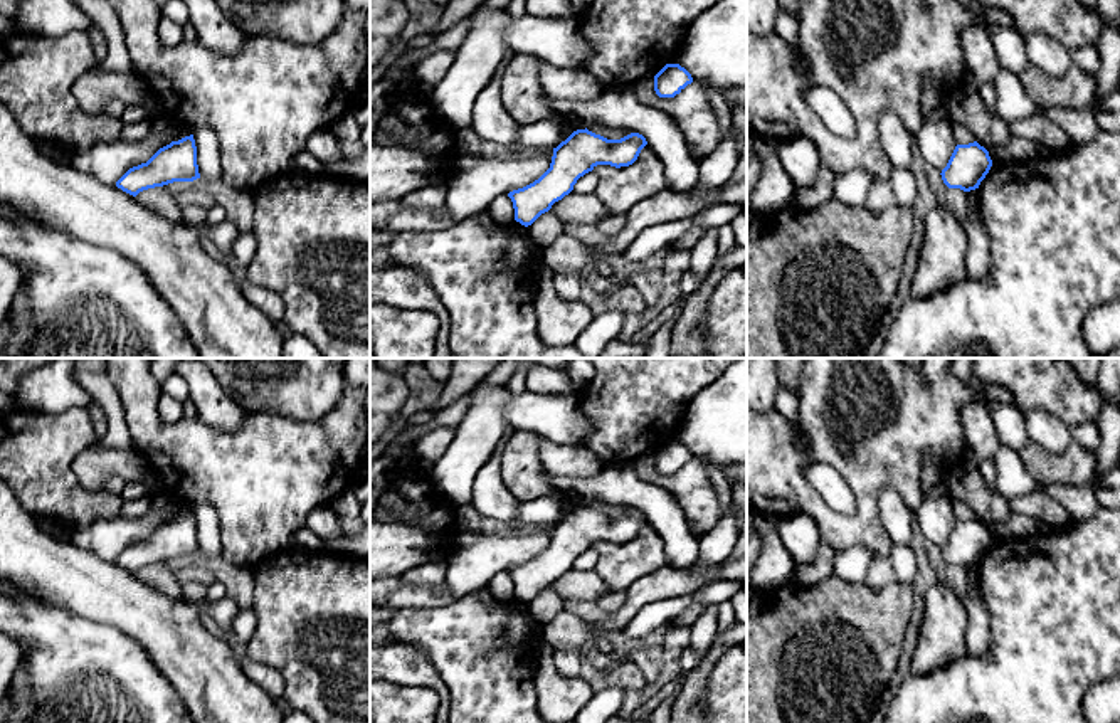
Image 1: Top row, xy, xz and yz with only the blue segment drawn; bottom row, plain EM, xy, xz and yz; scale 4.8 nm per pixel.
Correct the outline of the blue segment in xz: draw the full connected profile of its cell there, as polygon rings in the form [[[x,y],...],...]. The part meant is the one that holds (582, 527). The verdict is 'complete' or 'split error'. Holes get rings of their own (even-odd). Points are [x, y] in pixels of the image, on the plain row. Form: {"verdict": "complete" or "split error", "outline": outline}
{"verdict": "complete", "outline": [[[587,504],[573,508],[553,525],[550,545],[538,557],[508,570],[515,597],[525,604],[531,602],[555,578],[568,572],[580,553],[597,541],[629,543],[646,521],[646,515],[639,509],[607,516]]]}

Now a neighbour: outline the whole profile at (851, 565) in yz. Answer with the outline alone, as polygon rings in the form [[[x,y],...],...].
[[[854,545],[836,553],[834,572],[848,583],[863,583],[873,562],[874,557],[868,548]]]

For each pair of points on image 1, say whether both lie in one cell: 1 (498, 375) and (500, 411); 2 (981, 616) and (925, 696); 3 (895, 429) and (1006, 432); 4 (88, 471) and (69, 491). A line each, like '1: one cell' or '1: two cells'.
1: two cells
2: two cells
3: two cells
4: two cells

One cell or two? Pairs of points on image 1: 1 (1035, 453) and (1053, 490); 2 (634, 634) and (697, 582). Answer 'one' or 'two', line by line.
1: two
2: two

